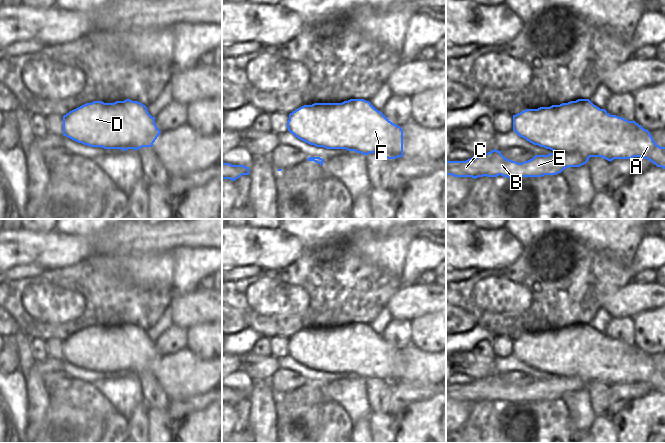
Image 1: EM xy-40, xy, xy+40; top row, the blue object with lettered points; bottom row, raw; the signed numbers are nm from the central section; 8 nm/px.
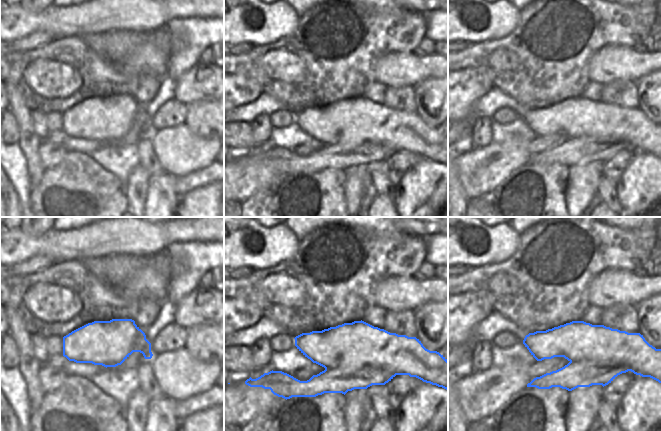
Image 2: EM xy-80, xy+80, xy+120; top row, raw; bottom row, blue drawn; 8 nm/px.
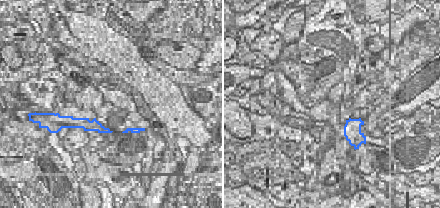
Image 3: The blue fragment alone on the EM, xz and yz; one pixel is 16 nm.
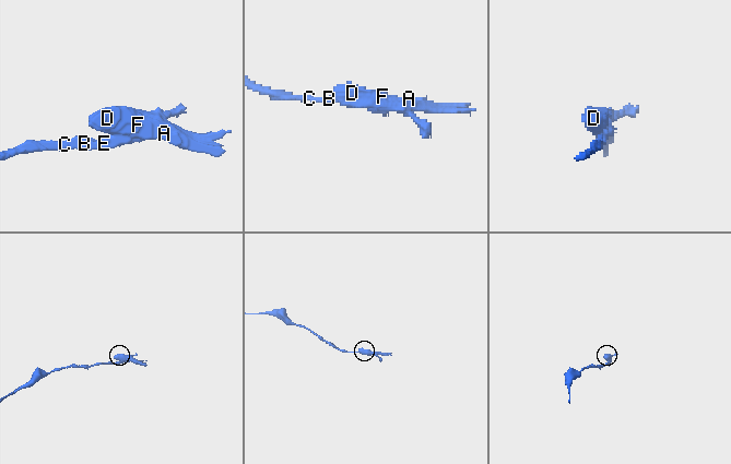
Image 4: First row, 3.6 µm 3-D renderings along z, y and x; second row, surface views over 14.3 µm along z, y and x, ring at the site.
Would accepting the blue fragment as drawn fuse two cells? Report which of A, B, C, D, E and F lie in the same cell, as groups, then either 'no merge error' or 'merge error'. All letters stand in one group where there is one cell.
groups A D F / B C E; merge error

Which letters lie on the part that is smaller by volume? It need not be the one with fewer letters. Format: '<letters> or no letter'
A, D, F

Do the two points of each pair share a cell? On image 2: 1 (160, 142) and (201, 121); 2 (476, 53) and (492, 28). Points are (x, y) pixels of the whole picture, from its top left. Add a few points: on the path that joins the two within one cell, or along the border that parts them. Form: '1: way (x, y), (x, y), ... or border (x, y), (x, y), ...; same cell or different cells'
1: border (184, 123), (198, 136), (210, 138); different cells
2: border (507, 35), (501, 38), (490, 38), (469, 43); different cells

